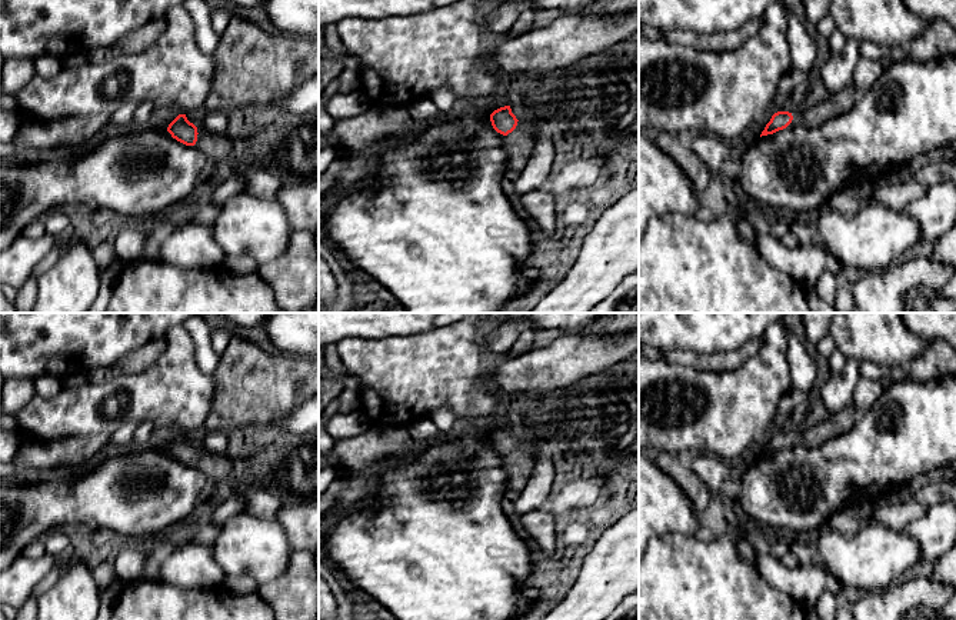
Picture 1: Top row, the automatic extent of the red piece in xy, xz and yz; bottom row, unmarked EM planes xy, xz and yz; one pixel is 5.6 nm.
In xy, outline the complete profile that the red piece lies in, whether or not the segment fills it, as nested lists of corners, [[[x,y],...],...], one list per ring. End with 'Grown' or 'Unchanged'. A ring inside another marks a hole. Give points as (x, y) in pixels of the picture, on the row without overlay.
[[[179,434],[167,447],[173,459],[186,464],[194,466],[203,473],[210,484],[229,481],[233,474],[233,463],[226,454],[214,454],[207,450],[201,453],[190,443],[186,434]]]. Grown

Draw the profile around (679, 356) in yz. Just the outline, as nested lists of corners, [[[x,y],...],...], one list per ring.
[[[756,337],[739,349],[726,353],[693,353],[690,350],[674,349],[662,350],[662,354],[670,363],[697,367],[703,371],[729,371],[740,367],[749,357],[756,356],[760,346],[762,339]]]

